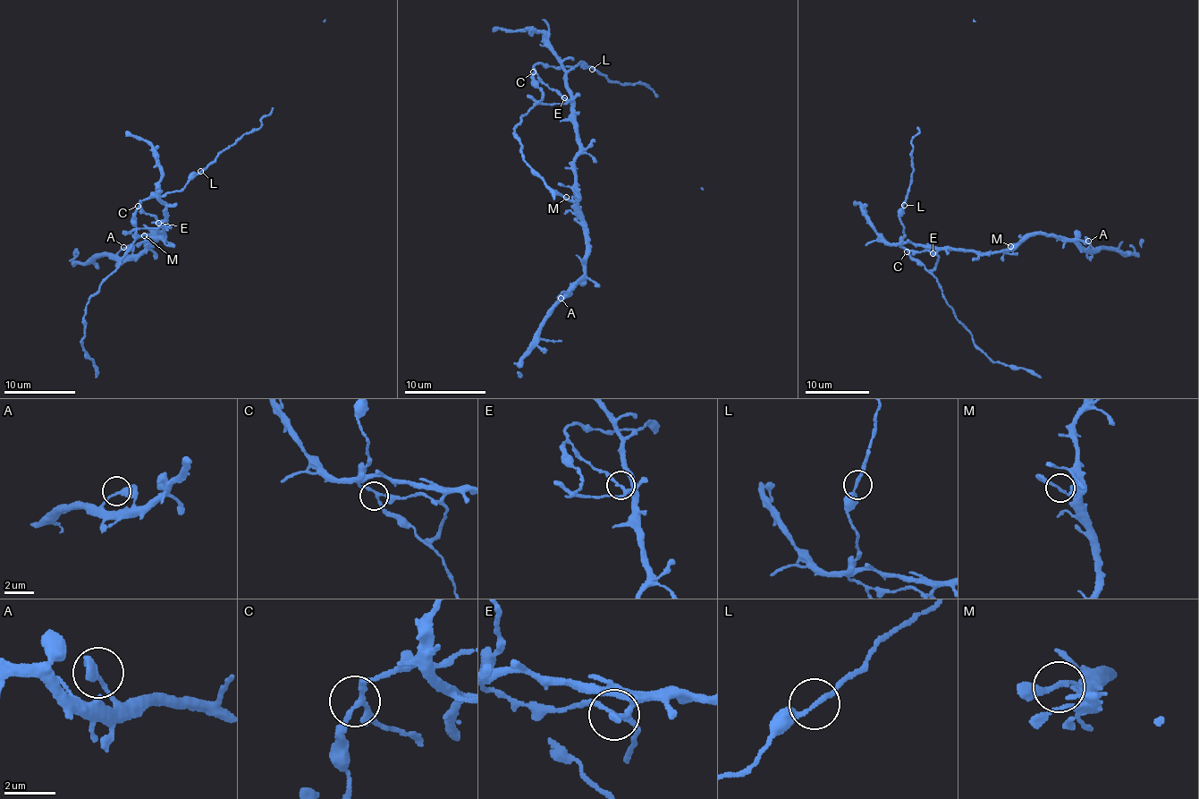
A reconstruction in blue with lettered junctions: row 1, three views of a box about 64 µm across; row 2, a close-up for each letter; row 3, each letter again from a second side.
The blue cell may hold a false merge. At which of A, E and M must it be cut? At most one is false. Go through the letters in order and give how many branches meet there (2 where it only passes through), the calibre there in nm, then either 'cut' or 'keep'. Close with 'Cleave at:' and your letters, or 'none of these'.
A: 2 branches meet; 240 nm thick; keep
E: 4 branches meet; 180 nm thick; cut
M: 2 branches meet; 170 nm thick; keep
Cleave at: E

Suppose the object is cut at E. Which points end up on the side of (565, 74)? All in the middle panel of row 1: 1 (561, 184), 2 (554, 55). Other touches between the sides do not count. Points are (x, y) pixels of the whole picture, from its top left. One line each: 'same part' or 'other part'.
1: same part
2: same part

